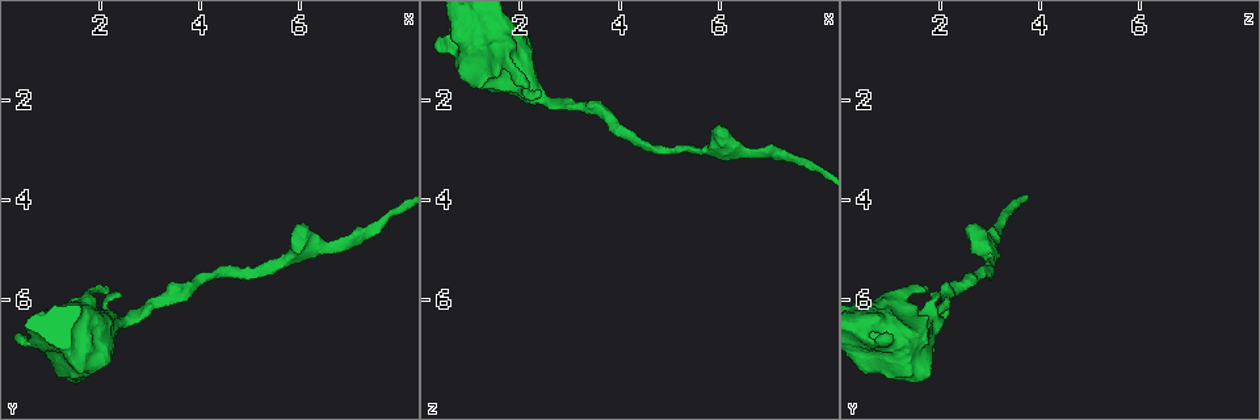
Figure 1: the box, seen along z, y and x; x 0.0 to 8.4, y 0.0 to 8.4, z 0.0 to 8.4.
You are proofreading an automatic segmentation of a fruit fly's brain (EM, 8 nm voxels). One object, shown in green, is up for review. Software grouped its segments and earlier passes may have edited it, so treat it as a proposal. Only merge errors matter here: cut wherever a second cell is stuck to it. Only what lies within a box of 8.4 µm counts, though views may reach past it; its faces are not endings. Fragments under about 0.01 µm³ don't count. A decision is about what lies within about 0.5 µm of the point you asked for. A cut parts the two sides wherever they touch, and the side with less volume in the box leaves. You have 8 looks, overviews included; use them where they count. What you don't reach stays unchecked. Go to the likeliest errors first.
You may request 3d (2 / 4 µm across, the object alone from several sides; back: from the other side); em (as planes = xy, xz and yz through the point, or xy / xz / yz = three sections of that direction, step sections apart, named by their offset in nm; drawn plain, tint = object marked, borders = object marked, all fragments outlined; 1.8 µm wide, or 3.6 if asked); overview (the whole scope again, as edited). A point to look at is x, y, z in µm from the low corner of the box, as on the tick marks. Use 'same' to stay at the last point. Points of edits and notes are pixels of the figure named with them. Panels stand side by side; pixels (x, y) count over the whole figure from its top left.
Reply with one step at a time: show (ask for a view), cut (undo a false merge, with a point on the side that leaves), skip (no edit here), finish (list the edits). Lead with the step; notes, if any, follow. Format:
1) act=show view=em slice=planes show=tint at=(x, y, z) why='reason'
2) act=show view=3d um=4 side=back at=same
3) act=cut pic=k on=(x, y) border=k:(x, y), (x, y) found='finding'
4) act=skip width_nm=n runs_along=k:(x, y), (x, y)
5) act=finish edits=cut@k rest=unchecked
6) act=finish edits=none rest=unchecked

act=show view=3d um=4 at=(1.00, 6.80, 1.25) why='thick turns thin'

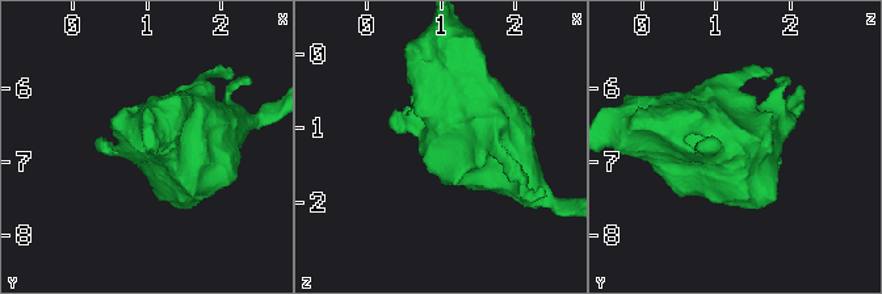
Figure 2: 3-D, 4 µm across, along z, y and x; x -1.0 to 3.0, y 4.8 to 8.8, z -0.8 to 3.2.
act=show view=em um=3.6 slice=planes show=tint at=(1.05, 6.80, 1.20)

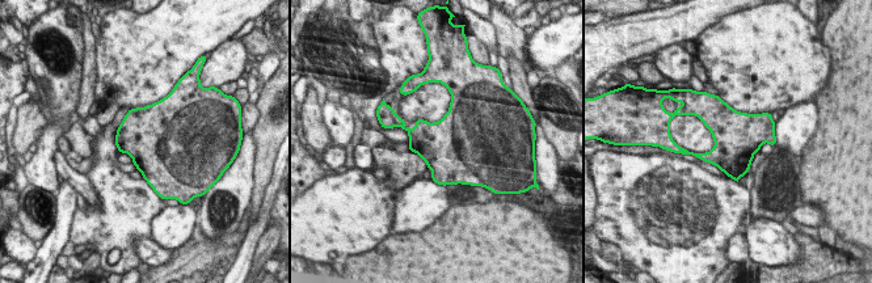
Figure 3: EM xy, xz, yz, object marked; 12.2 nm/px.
act=skip found='all the same cell'

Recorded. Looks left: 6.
act=show view=3d um=4 at=(6.05, 5.00, 2.95) why='a fork'

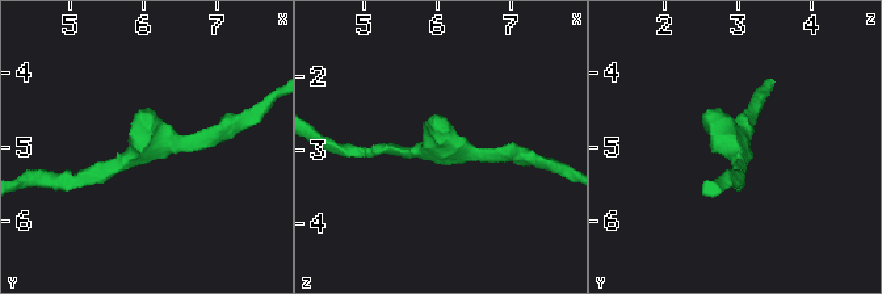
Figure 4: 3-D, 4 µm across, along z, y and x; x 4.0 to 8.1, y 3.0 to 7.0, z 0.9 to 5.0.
act=show view=em um=3.6 slice=planes show=tint at=(6.00, 4.95, 2.90) why='need the tissue'

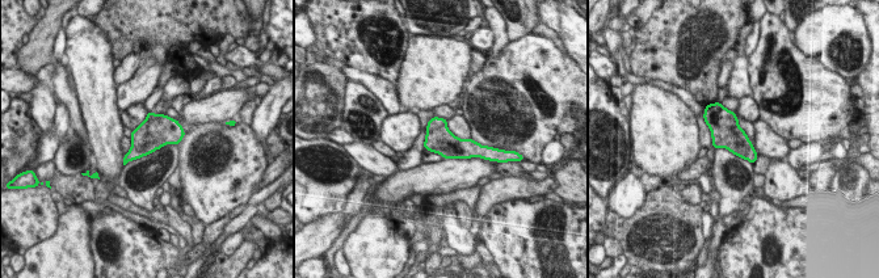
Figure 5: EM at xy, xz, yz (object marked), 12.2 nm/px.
act=skip found='one cell here'

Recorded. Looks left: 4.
act=show view=em slice=planes show=tint at=(2.80, 6.30, 2.00) why='a narrow waist'

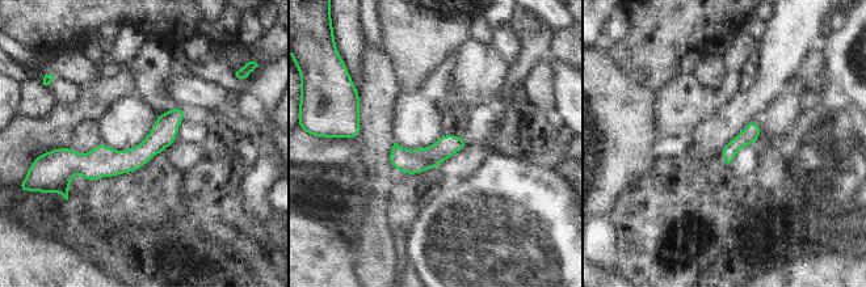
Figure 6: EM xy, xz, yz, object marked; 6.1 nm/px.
act=skip runs_along=6:(183, 113), (131, 160), (64, 157) found='one cell here'

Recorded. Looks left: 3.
act=finish edits=none rest=unchecked

